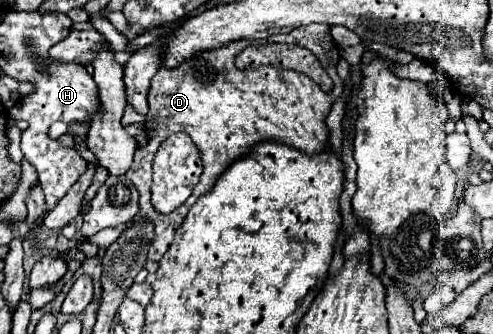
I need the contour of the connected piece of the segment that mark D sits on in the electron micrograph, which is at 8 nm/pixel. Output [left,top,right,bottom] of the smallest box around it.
[126,24,342,260]

